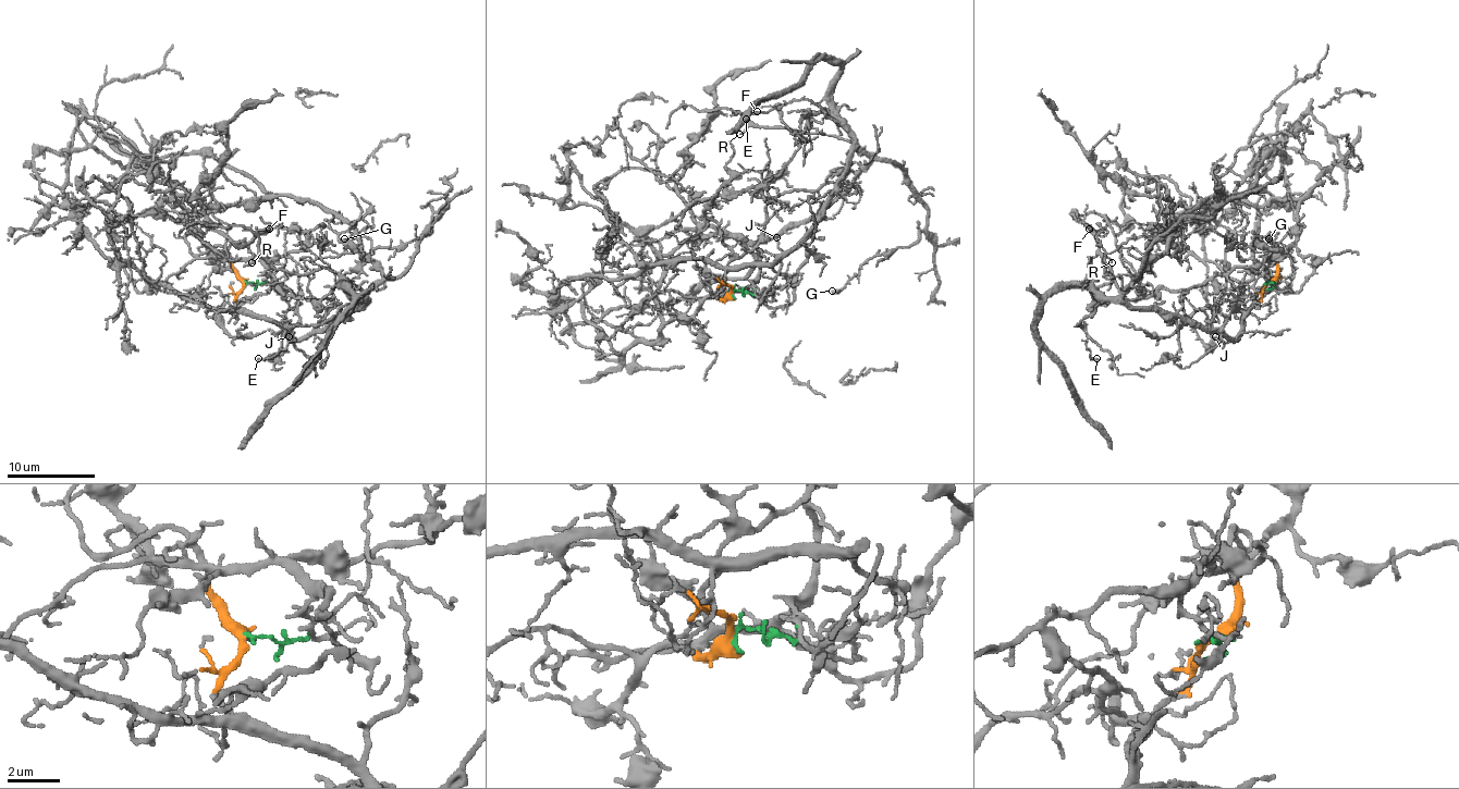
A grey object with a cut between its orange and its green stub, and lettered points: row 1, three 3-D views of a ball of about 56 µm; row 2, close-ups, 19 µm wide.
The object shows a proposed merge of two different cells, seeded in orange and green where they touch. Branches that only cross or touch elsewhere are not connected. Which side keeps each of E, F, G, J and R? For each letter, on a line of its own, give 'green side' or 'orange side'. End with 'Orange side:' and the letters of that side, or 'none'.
E: orange side
F: orange side
G: orange side
J: orange side
R: orange side
Orange side: E, F, G, J, R

